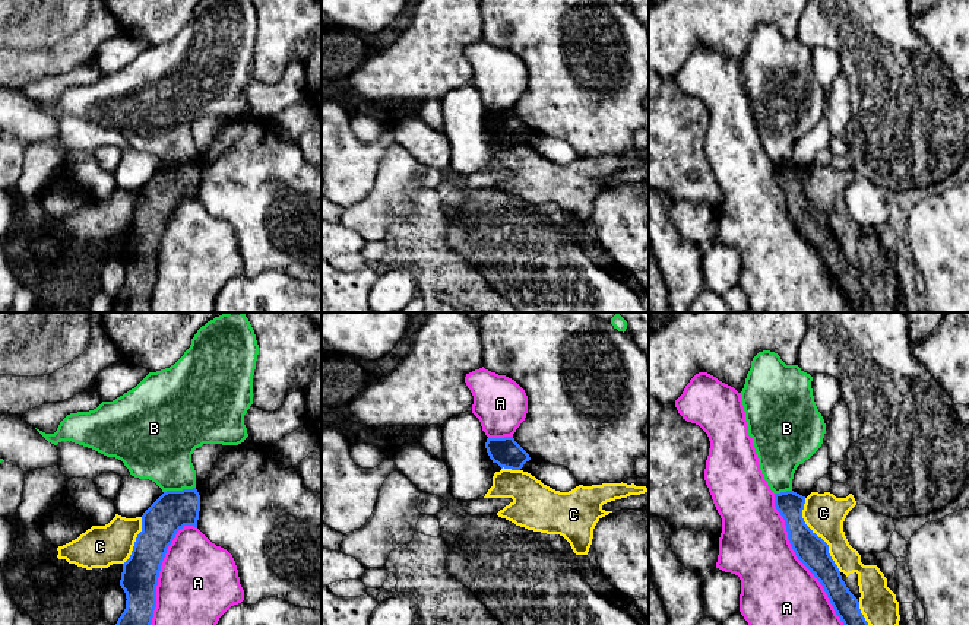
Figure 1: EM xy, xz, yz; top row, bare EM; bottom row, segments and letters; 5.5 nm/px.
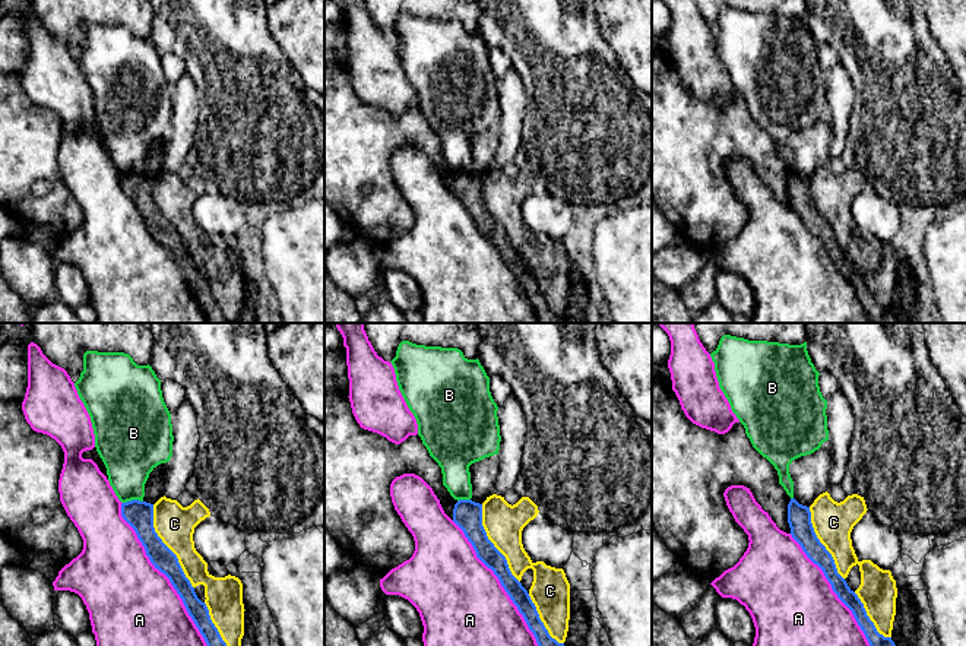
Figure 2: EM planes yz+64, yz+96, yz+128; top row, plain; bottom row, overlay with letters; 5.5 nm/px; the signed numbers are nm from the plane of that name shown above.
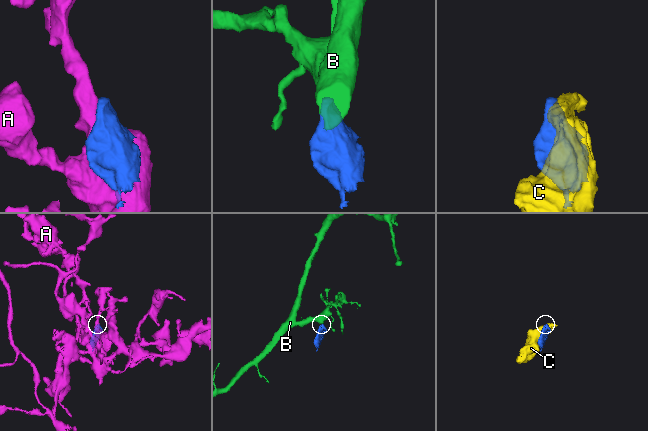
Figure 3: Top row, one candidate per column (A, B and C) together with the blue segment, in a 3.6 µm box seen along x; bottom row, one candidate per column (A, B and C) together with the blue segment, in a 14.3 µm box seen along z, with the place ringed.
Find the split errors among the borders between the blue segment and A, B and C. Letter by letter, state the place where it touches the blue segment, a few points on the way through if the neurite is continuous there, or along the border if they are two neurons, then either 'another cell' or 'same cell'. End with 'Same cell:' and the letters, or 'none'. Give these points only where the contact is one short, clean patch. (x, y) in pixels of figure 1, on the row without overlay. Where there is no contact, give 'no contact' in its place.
A: yz (806, 238) | another cell
B: xy (179, 164) | along xy (195, 159), (164, 165) | another cell
C: yz (816, 208) | another cell
Same cell: none

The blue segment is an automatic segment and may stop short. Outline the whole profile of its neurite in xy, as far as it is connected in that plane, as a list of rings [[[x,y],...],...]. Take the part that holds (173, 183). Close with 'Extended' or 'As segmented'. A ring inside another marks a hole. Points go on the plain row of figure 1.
[[[196,161],[164,165],[142,188],[142,204],[137,207],[130,231],[123,237],[120,258],[126,266],[126,282],[113,299],[111,312],[149,312],[156,258],[162,234],[177,204],[184,199],[197,200],[200,168]]]. As segmented

